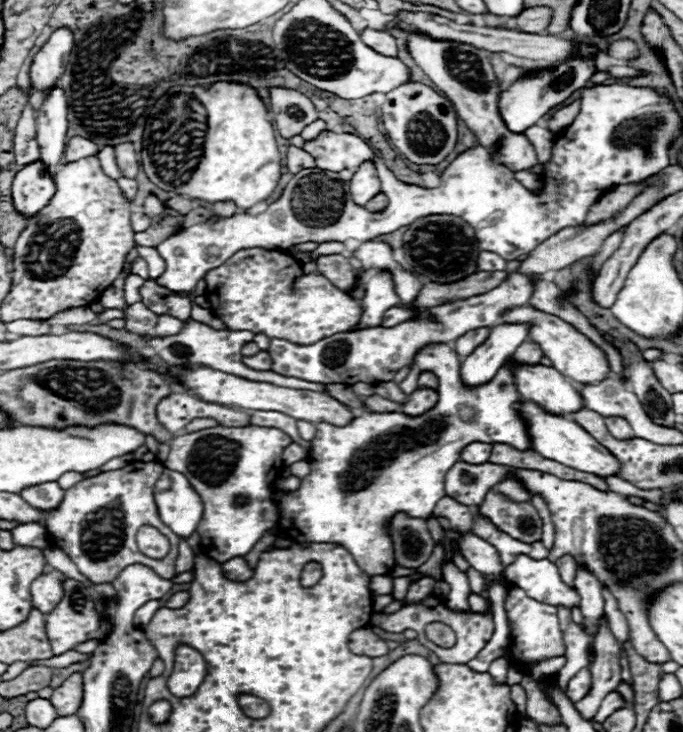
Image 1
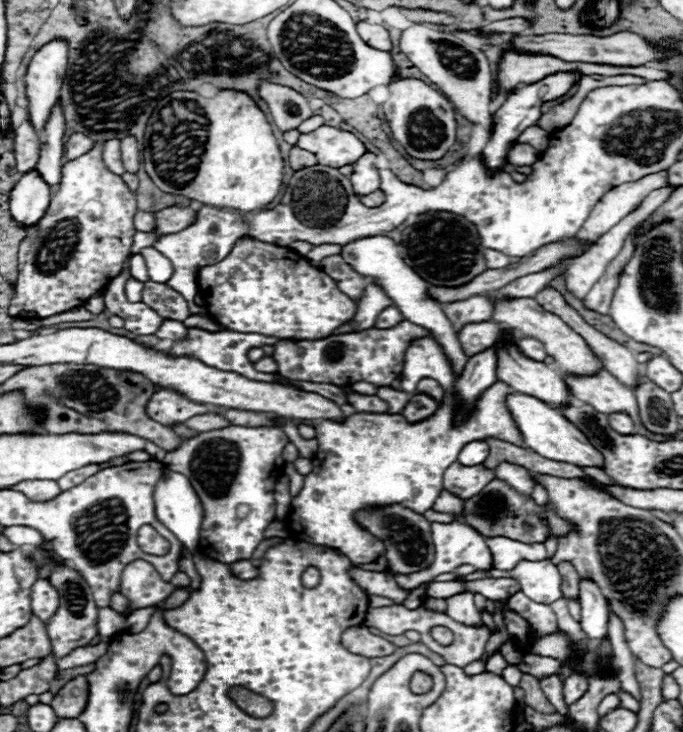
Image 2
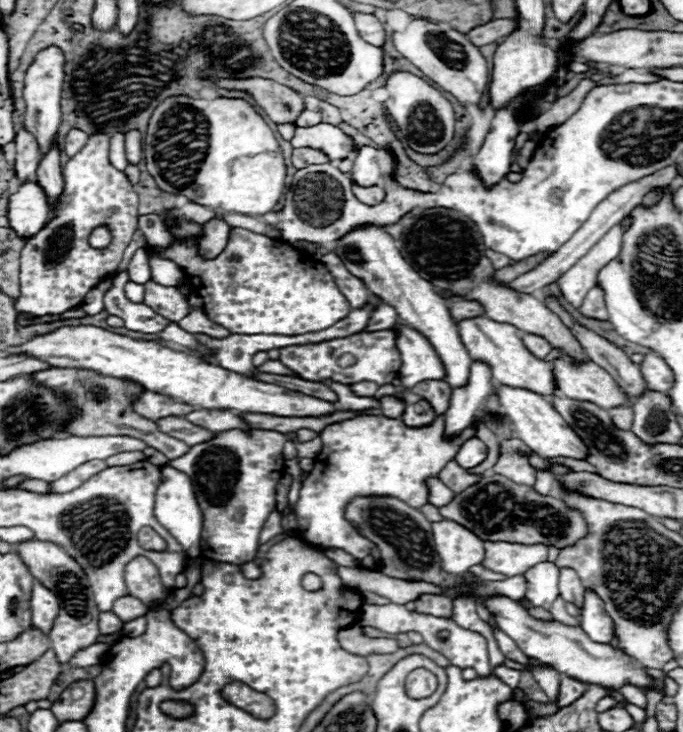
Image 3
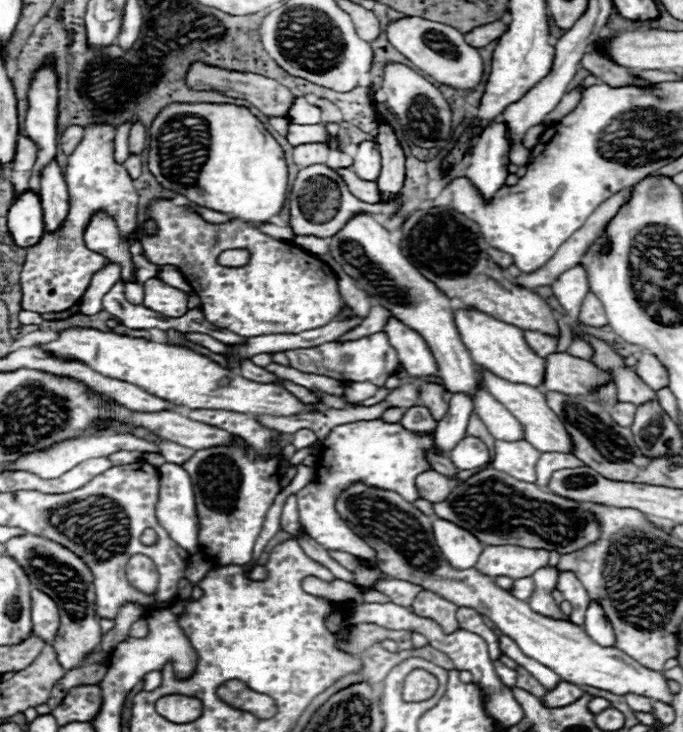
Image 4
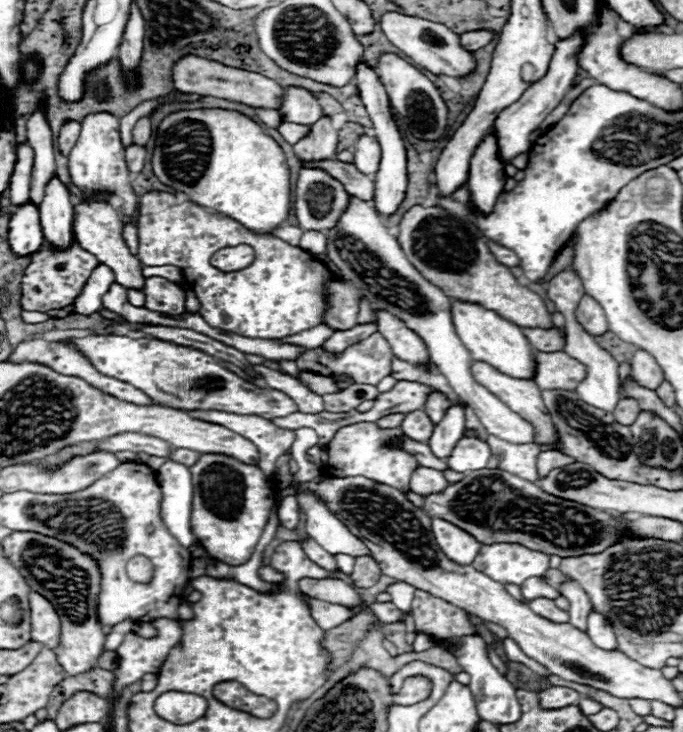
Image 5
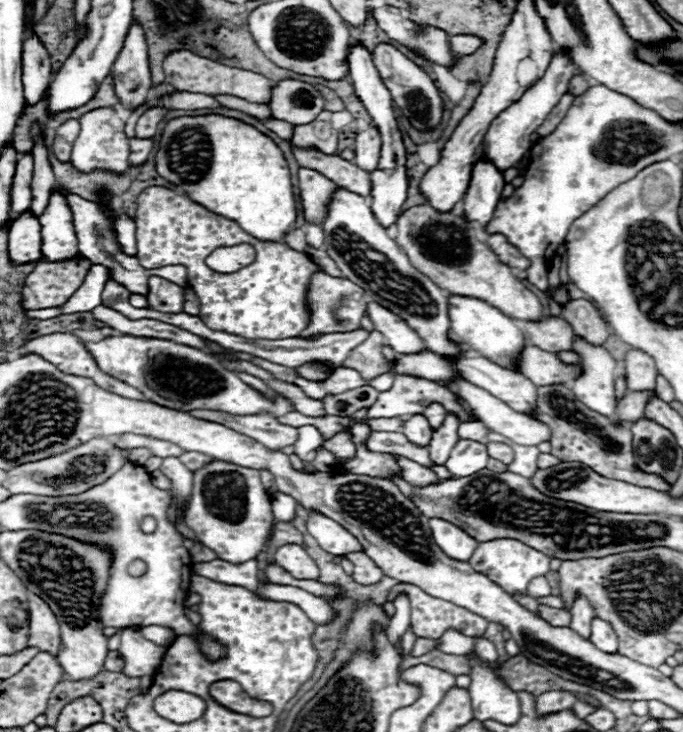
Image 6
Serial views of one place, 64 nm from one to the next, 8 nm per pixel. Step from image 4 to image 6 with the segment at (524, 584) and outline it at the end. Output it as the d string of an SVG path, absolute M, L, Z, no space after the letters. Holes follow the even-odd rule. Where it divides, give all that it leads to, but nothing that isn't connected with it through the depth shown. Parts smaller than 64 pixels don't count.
M538 576L536 580L530 580L528 584L528 596L532 598L542 598L542 596L550 596L552 590L550 590L550 584L544 576Z

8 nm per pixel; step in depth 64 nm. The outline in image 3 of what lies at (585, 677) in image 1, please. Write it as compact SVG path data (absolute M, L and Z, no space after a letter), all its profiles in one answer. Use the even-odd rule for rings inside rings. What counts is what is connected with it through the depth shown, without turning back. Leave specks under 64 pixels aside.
M562 676L562 686L560 686L560 700L558 700L558 708L564 708L572 702L576 702L584 692L586 692L588 684L574 680L574 678L566 678Z

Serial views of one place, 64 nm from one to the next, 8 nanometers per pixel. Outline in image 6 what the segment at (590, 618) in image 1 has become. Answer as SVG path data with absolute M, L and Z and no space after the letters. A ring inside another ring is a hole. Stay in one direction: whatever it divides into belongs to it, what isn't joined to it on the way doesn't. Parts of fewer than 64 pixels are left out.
M594 616L590 628L592 628L590 640L596 648L600 648L602 652L618 652L618 636L610 624L606 624L602 618Z

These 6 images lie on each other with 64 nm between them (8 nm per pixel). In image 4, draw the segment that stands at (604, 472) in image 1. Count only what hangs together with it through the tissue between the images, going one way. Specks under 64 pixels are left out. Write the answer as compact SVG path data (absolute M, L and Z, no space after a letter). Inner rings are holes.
M482 368L482 382L488 388L488 392L492 392L492 396L504 406L508 408L508 412L512 416L516 416L516 420L522 424L524 428L524 440L530 442L538 452L562 452L562 454L574 454L574 442L570 438L570 434L566 432L562 420L550 410L550 406L546 404L546 396L536 390L536 388L528 388L524 384L508 384L506 380L500 380L498 376L490 374L486 368Z

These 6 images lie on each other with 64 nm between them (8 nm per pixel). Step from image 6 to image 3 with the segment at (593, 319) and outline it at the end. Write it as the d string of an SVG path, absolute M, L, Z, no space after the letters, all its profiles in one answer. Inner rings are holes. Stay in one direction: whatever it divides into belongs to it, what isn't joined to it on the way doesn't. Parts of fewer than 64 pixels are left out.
M600 286L592 288L586 298L582 300L580 312L584 316L596 318L596 320L608 320L608 310L606 310L606 302L604 302L604 290Z

